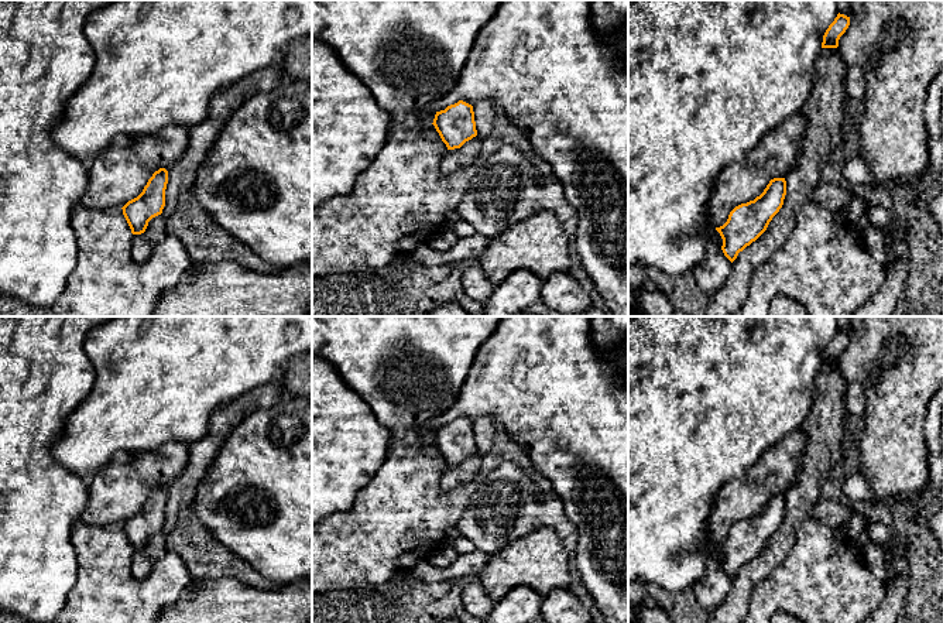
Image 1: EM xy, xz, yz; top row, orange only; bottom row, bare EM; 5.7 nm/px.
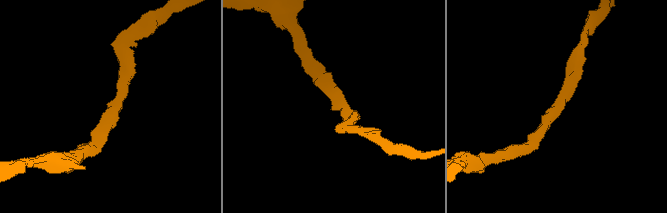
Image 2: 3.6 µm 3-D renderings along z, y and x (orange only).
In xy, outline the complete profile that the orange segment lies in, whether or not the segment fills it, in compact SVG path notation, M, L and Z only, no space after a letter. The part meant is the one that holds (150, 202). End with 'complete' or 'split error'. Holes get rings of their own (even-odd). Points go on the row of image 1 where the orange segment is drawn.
M160 168L148 179L143 192L121 208L133 235L144 233L148 222L162 213L167 184L168 171Z; complete

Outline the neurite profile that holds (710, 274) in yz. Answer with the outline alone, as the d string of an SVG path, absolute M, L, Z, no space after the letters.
M713 229L707 235L707 249L702 261L692 270L699 288L711 295L720 290L731 274L731 261L724 256L723 239Z

